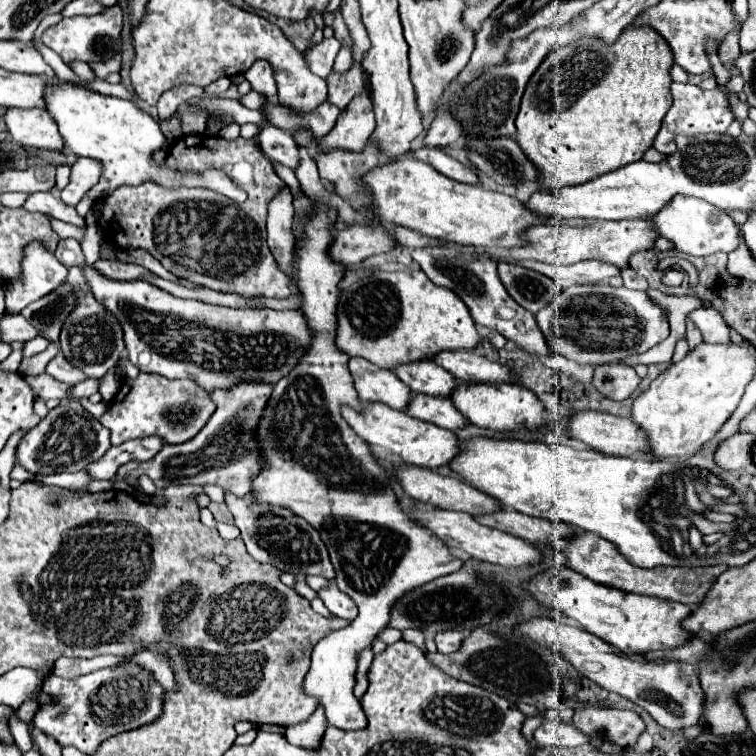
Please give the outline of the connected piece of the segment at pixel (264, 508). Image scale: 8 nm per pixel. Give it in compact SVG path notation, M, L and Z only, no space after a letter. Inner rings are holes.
M225 493L225 503L235 517L237 527L241 529L241 537L245 541L247 553L259 563L271 563L283 573L293 575L321 575L325 579L333 579L335 571L329 561L329 553L319 537L319 533L301 517L293 513L271 513L269 505L257 505L251 497L235 497Z

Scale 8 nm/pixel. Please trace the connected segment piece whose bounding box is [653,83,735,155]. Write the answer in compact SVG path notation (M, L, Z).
M673 83L671 93L673 93L673 107L665 115L663 125L661 125L661 129L655 137L655 143L653 143L653 147L657 151L661 151L663 155L675 153L675 137L677 135L695 137L699 133L725 133L727 127L731 125L731 121L735 119L731 109L729 109L727 97L719 89L705 91L705 89L701 89L697 85L691 85L691 83L687 83L687 85Z

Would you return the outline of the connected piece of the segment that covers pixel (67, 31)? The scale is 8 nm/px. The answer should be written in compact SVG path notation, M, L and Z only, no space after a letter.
M117 5L109 7L107 11L99 13L99 15L91 15L91 17L69 17L69 19L61 19L57 25L49 27L41 41L51 47L53 51L57 51L61 55L61 59L69 65L73 61L85 61L85 63L93 63L93 61L107 61L113 55L123 51L123 41L121 41L121 25L123 25L123 13Z

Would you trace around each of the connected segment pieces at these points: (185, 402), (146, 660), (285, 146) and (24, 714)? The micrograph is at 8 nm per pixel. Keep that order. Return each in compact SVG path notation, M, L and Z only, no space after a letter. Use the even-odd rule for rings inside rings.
M139 373L137 379L123 379L117 397L111 401L109 411L99 419L111 431L111 443L121 445L129 439L159 435L167 443L183 443L199 433L215 411L211 397L193 381L171 381L163 375Z
M150 651L137 653L135 657L121 661L119 665L125 665L125 663L143 665L143 669L147 669L166 691L177 691L177 681L171 669L170 659L165 653L158 654Z
M265 127L259 136L260 146L265 155L269 155L273 161L287 165L291 169L299 163L297 143L293 141L289 131L283 131L279 127Z
M31 699L31 701L25 701L25 703L19 707L19 711L17 711L17 719L29 725L29 723L31 723L31 719L33 719L33 713L35 713L35 709L37 709L37 701L35 701L35 699Z

